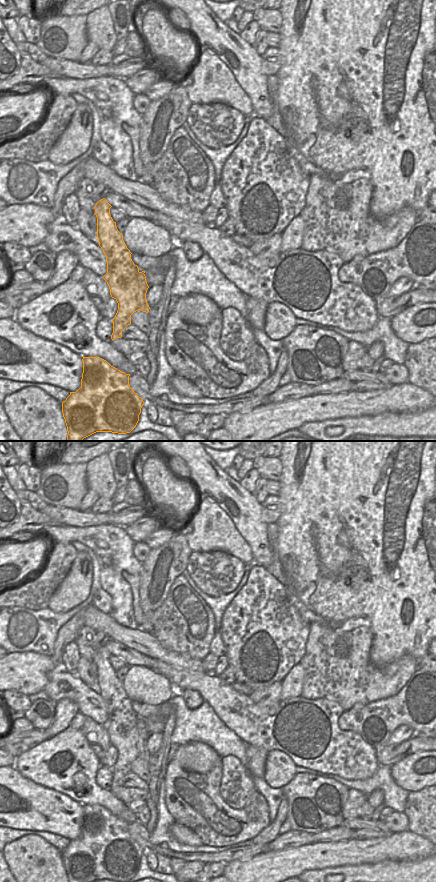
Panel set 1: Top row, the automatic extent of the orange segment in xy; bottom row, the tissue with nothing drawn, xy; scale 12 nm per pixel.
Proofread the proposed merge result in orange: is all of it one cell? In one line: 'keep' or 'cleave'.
keep

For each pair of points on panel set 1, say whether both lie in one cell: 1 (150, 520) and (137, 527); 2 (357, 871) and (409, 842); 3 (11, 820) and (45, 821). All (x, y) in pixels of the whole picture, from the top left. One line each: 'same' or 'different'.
1: same
2: different
3: same

